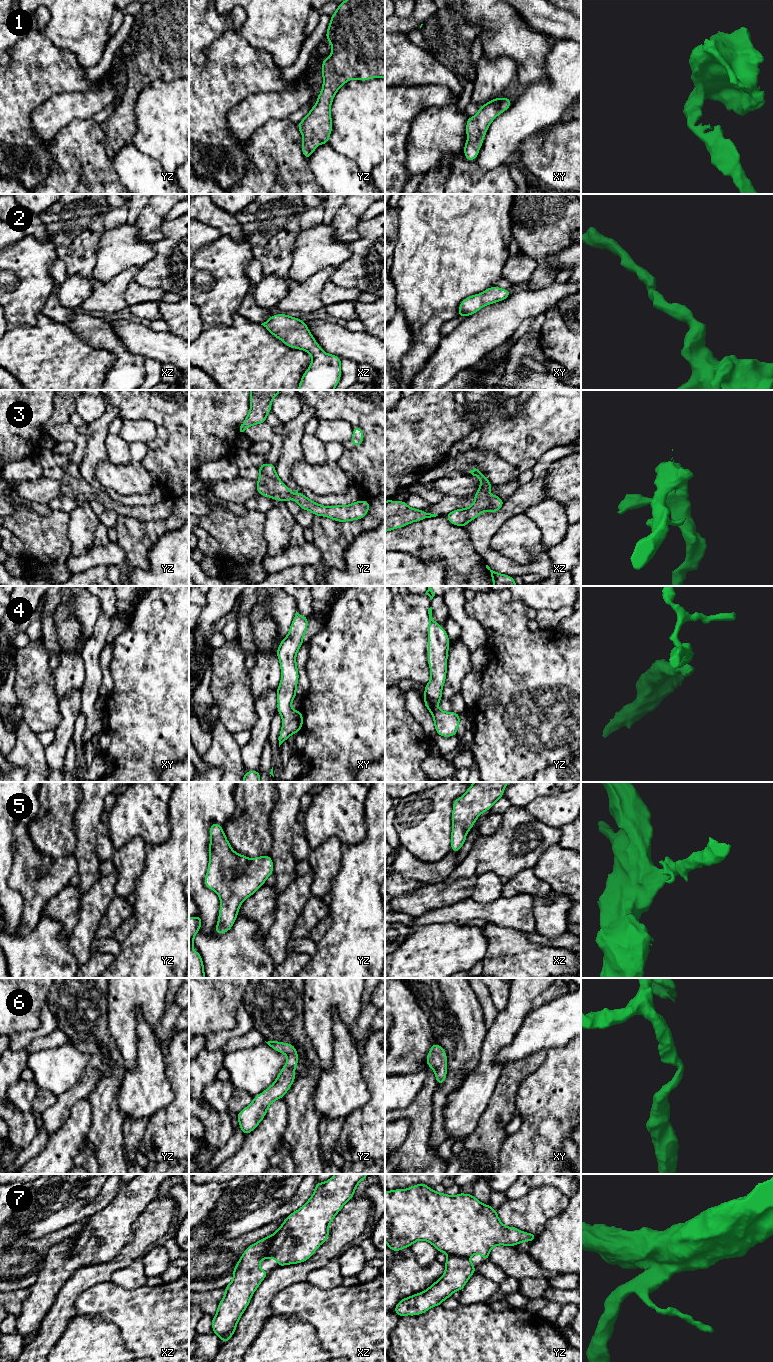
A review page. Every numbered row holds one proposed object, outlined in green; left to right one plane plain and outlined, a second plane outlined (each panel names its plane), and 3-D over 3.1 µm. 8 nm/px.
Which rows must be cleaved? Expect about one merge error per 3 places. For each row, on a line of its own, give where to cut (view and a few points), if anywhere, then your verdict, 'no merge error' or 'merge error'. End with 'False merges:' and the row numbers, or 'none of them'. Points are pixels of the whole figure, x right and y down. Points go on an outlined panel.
1: no cut; no merge error
2: no cut; no merge error
3: no cut; no merge error
4: no cut; no merge error
5: no cut; no merge error
6: no cut; no merge error
7: no cut; no merge error
False merges: none of them

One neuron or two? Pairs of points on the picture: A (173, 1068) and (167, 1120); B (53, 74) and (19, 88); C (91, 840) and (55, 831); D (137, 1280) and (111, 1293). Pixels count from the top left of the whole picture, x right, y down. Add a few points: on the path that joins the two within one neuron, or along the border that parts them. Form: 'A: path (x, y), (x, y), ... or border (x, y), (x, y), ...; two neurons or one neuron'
A: path (178, 1081), (178, 1107); one neuron
B: path (45, 74), (34, 74), (27, 81); one neuron
C: border (74, 814), (76, 846), (72, 854); two neurons
D: border (111, 1281), (126, 1288), (145, 1285); two neurons

